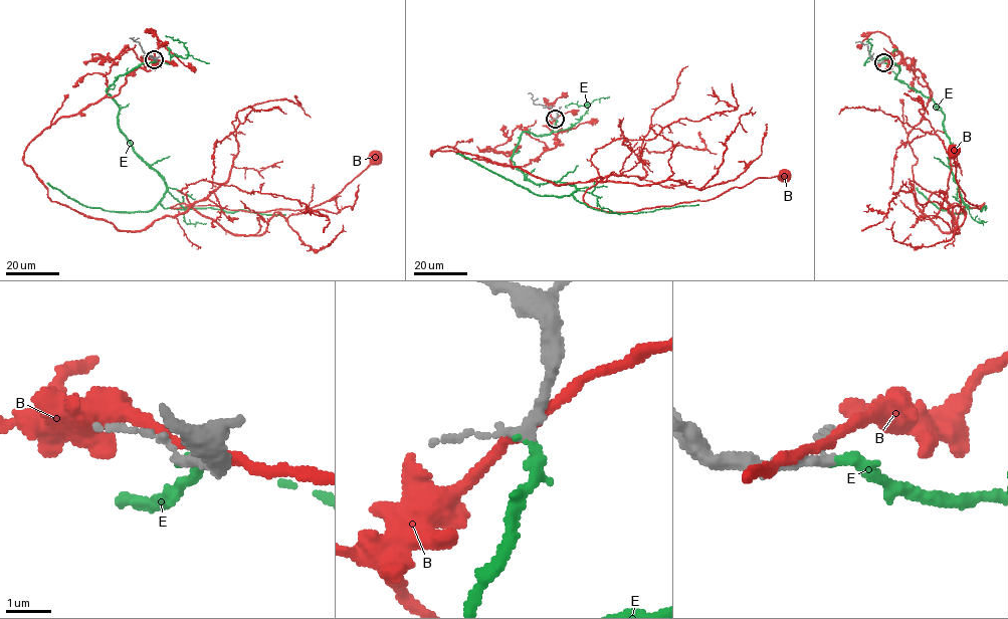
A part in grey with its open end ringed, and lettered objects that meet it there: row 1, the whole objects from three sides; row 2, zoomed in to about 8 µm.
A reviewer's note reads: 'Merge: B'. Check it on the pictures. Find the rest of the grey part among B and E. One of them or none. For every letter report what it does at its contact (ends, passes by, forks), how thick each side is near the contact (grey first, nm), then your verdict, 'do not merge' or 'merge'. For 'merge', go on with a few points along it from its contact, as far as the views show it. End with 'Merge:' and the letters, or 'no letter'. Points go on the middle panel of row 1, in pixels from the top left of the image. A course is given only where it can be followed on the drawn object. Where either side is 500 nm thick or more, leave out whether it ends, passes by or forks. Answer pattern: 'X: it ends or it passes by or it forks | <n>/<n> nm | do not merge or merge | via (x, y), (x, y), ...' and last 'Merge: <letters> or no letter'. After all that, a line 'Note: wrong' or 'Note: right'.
B: it passes by | 240/200 nm | do not merge
E: it passes by | 220/170 nm | merge | via (556, 119), (550, 133), (523, 132), (511, 160), (525, 179), (565, 182), (570, 194), (537, 195), (455, 154)
Merge: E
Note: wrong

